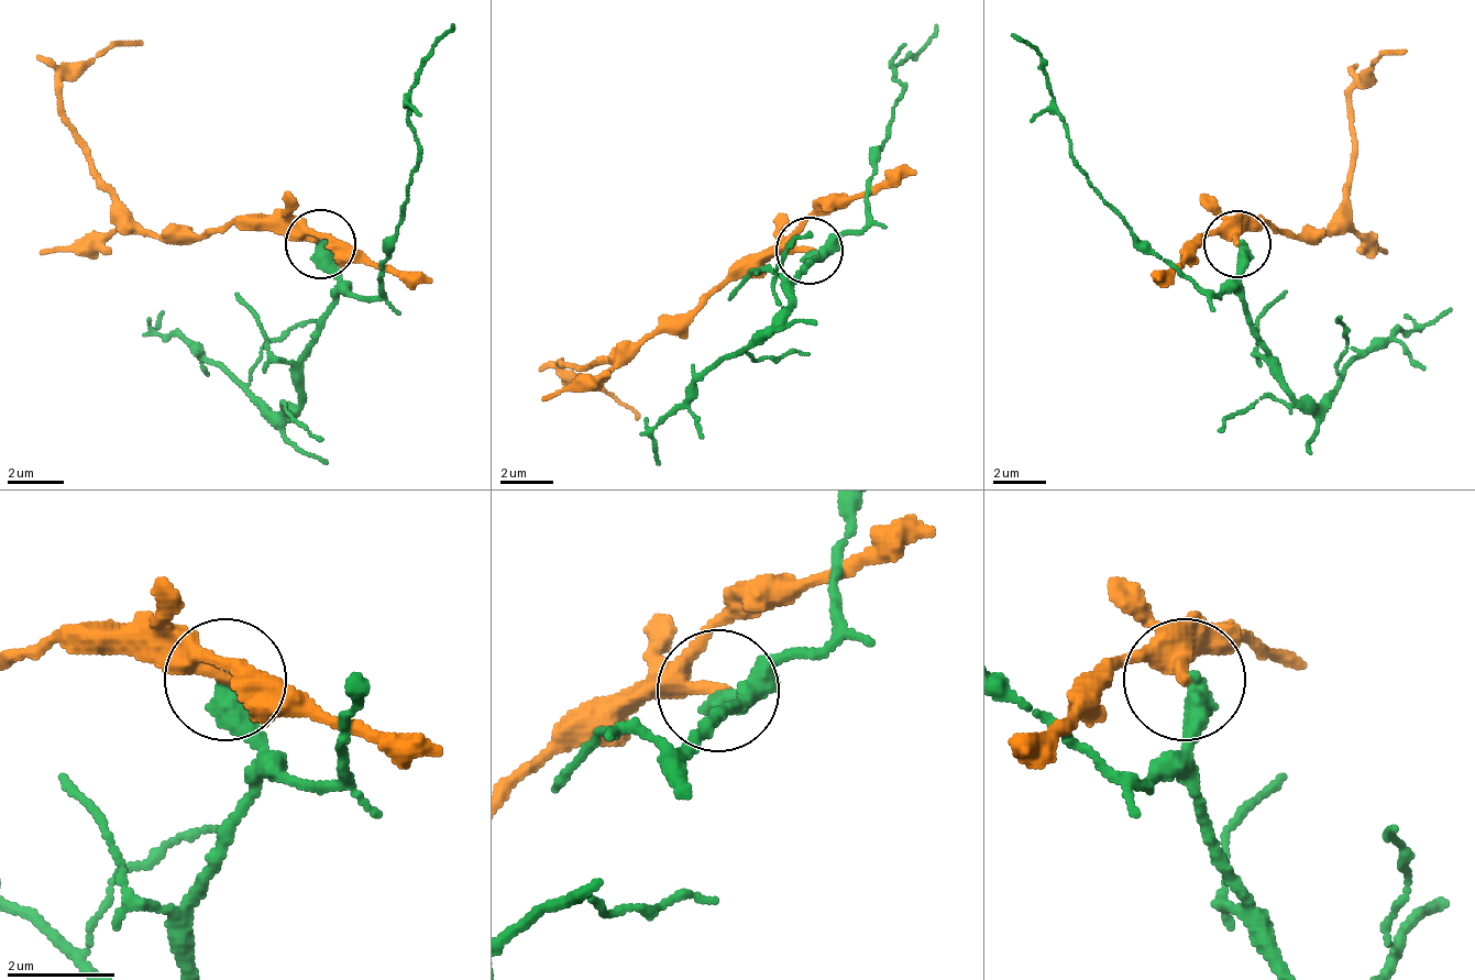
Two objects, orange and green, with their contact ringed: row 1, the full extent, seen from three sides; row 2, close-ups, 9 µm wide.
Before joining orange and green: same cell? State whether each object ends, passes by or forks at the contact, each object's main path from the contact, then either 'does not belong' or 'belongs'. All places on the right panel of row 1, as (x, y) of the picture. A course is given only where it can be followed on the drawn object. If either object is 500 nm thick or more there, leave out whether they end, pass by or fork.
orange ends | green ends | orange via (1235, 242), (1248, 229), (1322, 235), (1335, 216), (1355, 155), (1349, 96), (1402, 48) | green via (1242, 242), (1242, 268), (1215, 295), (1196, 288), (1135, 235), (1076, 162), (1042, 62), (1009, 35) | does not belong

